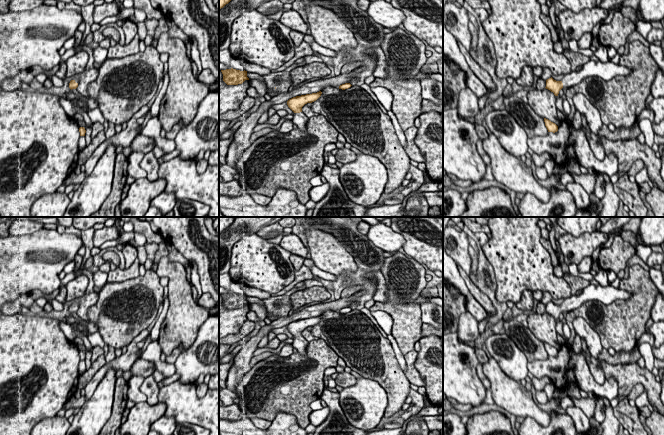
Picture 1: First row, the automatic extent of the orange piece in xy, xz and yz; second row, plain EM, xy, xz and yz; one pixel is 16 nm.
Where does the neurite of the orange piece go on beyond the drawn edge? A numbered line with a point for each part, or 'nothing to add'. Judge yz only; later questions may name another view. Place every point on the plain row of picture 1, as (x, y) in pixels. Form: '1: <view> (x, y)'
1: yz (606, 295)

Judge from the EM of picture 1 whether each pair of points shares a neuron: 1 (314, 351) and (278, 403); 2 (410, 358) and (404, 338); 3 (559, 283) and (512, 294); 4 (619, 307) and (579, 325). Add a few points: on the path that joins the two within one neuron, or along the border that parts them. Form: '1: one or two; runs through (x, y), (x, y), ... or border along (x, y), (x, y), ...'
1: one; runs through (318, 366), (306, 378), (306, 383), (293, 396)
2: two; border along (414, 350), (410, 350), (404, 355)
3: one; runs through (547, 283), (524, 283)
4: two; border along (572, 320), (581, 317), (601, 340)

